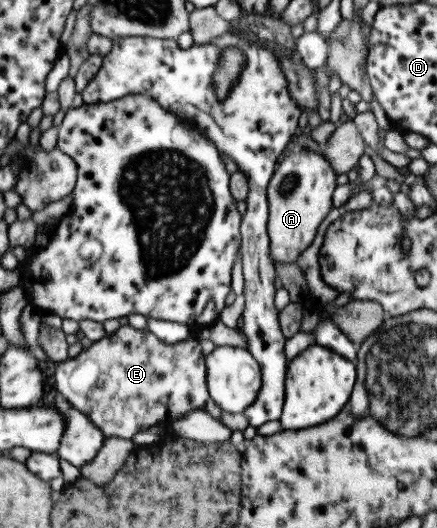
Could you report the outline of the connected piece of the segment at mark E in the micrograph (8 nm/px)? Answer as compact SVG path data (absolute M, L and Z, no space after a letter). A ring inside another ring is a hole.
M123 325L112 334L82 350L76 357L56 362L51 368L51 377L57 391L61 393L78 411L85 413L89 420L105 437L132 439L143 429L155 423L166 423L186 415L187 411L203 409L210 417L220 421L224 411L210 397L207 388L207 369L205 355L202 353L199 338L191 337L178 343L167 344L160 341L154 333L145 329L134 329Z

